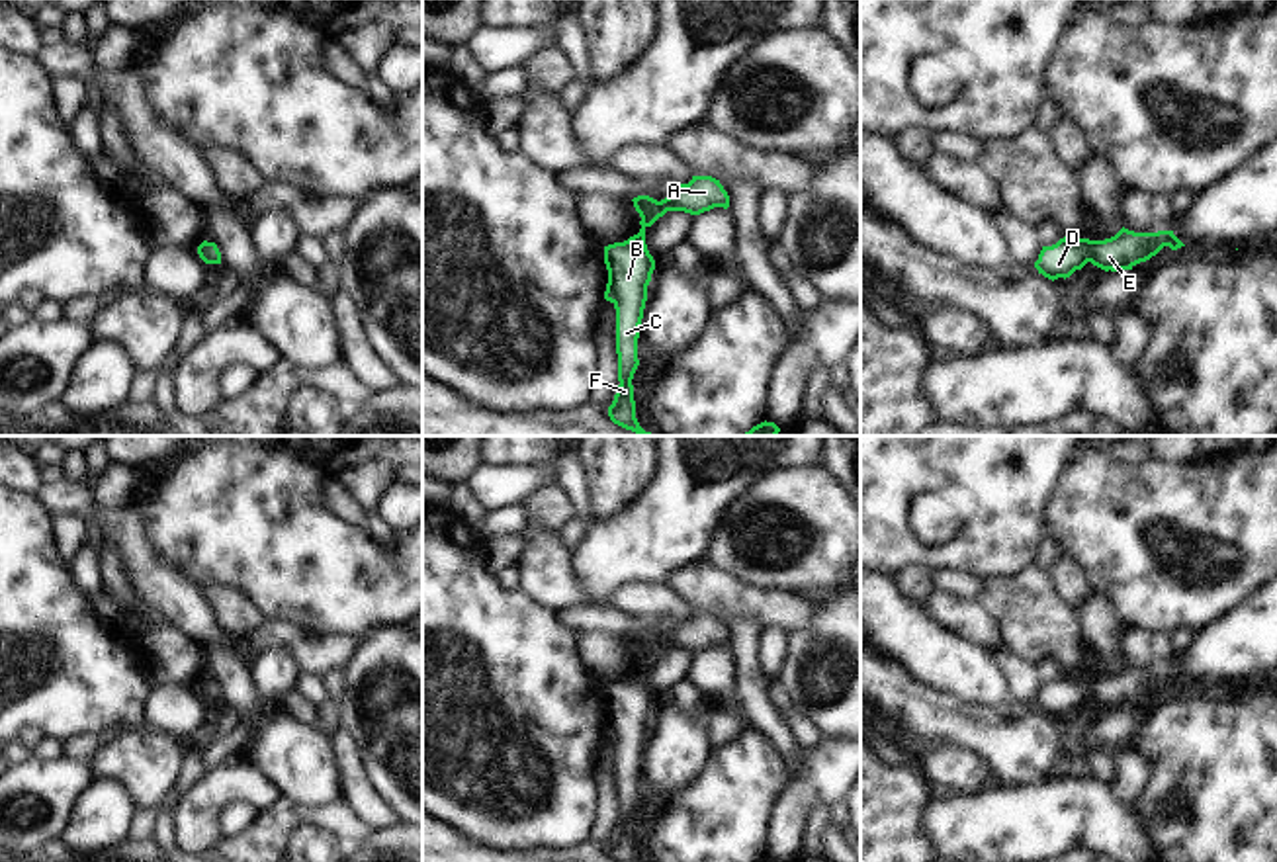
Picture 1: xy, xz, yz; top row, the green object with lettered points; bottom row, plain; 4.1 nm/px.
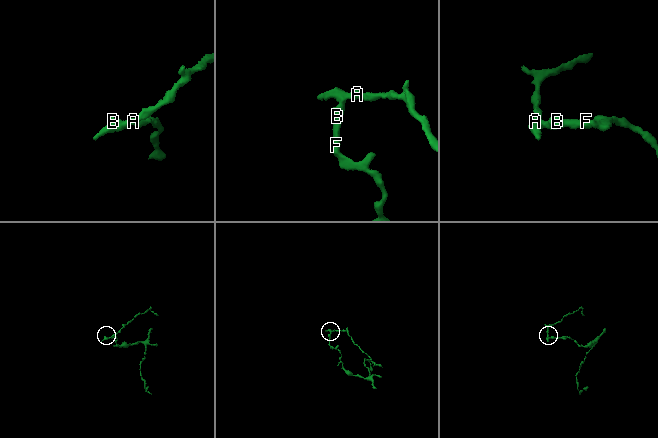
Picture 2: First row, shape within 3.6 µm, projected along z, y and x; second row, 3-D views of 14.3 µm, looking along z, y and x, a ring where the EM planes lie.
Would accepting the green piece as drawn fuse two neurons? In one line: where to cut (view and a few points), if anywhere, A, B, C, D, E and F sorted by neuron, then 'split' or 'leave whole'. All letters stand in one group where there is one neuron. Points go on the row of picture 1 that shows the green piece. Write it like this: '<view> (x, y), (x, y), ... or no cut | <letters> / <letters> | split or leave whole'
no cut | A B C D E F | leave whole

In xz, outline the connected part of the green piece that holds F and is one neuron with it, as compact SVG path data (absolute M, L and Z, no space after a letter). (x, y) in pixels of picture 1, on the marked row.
M692 176L688 184L681 184L669 197L657 201L649 195L632 199L639 213L641 229L624 242L604 246L604 264L608 270L608 283L604 299L616 309L616 354L618 354L618 391L608 416L614 424L636 432L638 436L663 436L645 432L636 418L634 401L634 373L639 366L638 338L643 309L647 301L647 285L655 270L655 260L645 244L645 229L651 227L667 211L684 211L700 215L714 207L729 207L729 195L712 176Z

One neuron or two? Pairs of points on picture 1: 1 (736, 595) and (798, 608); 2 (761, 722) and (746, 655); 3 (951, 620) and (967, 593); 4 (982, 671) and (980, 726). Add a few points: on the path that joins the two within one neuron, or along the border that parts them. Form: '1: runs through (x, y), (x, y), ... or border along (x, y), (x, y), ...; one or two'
1: runs through (751, 603), (763, 608), (783, 608); one
2: runs through (755, 706), (748, 692), (746, 671); one
3: border along (937, 589), (976, 603); two
4: border along (937, 690), (978, 706), (1000, 706), (1010, 700); two

